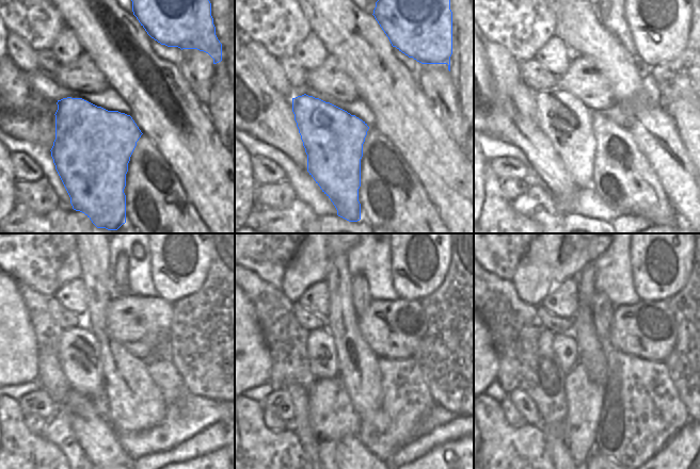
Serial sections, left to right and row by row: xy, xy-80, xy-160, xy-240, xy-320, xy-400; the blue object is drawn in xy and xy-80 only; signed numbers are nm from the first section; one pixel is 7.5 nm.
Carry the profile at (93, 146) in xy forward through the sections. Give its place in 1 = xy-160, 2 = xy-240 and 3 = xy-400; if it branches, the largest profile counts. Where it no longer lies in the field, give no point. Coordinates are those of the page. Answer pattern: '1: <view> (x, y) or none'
1: xy-160 (566, 122)
2: xy-240 (79, 356)
3: xy-400 (565, 348)

